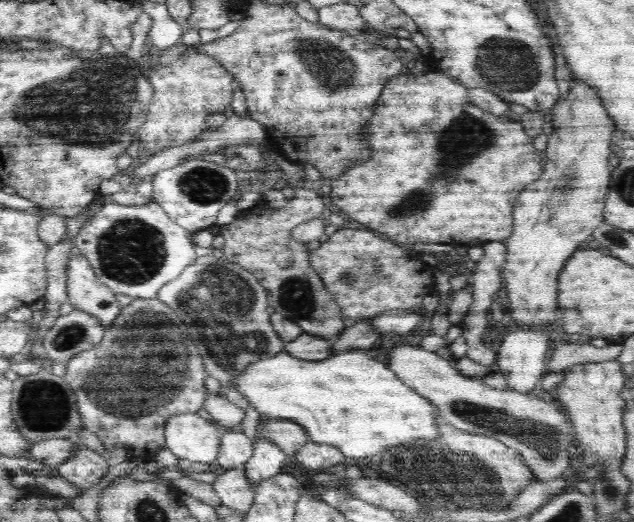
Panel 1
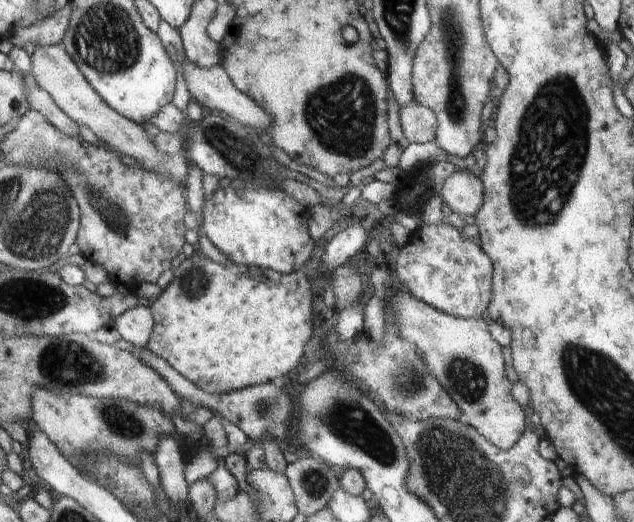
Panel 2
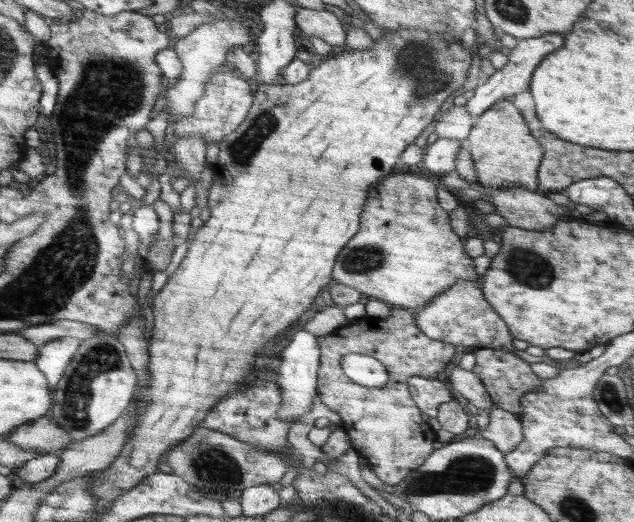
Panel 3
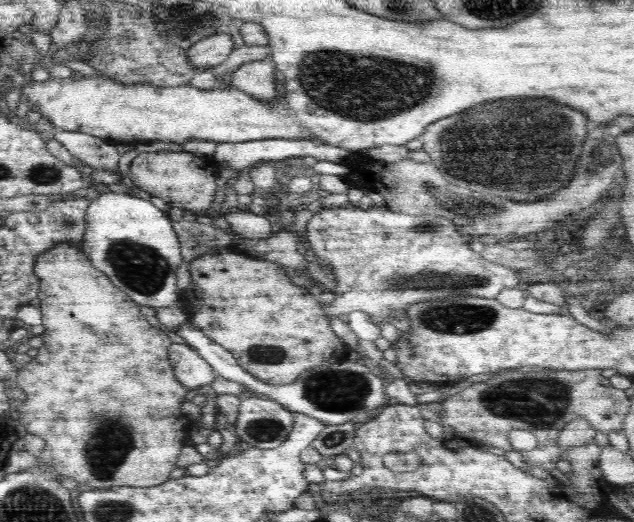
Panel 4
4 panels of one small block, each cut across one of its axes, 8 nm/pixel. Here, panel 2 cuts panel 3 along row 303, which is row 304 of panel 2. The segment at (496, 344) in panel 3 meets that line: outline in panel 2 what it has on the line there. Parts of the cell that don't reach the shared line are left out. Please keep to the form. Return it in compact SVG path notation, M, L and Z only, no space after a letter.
M448 222L426 224L412 232L406 246L396 256L395 283L424 304L456 318L480 317L488 308L494 290L494 267L477 240L467 238Z

